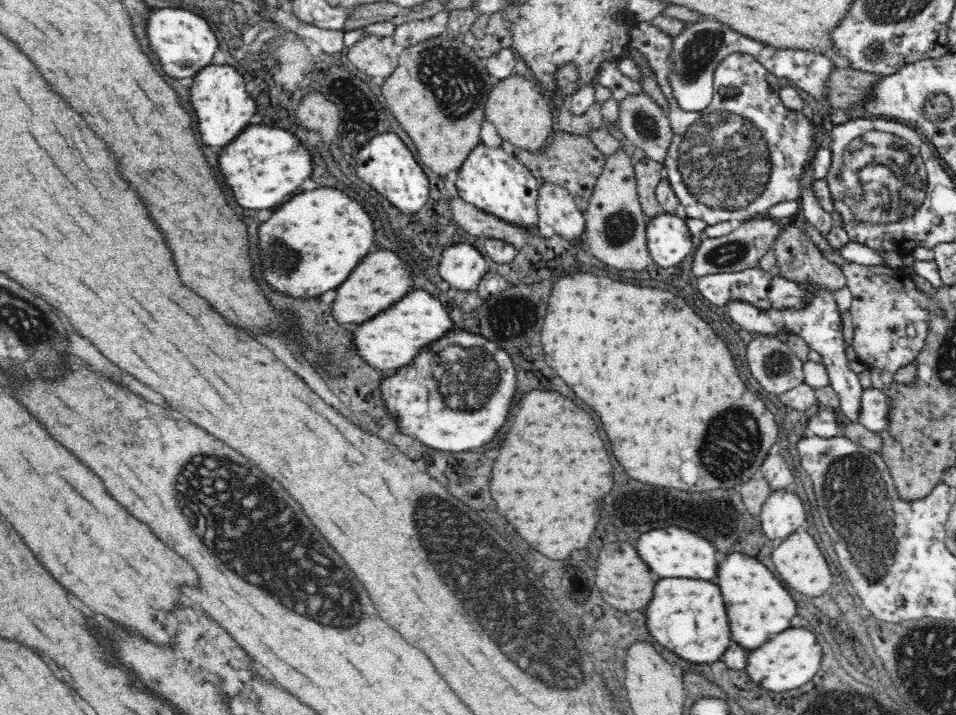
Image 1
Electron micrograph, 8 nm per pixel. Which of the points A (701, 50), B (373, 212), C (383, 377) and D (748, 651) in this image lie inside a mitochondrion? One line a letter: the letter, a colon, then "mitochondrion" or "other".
A: mitochondrion
B: other
C: other
D: other

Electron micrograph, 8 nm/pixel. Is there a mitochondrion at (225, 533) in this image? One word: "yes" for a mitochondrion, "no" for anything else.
yes

